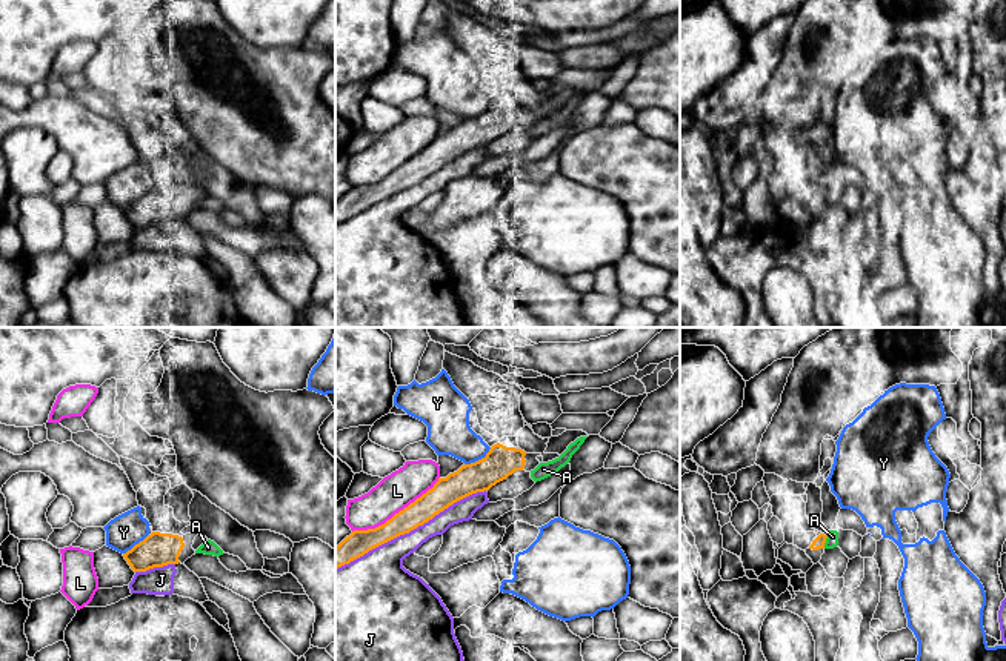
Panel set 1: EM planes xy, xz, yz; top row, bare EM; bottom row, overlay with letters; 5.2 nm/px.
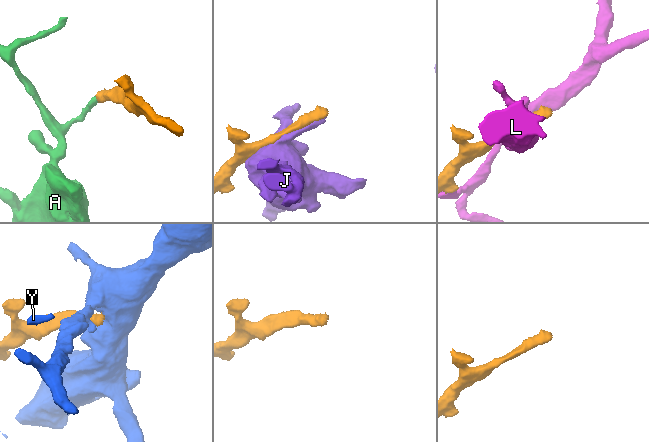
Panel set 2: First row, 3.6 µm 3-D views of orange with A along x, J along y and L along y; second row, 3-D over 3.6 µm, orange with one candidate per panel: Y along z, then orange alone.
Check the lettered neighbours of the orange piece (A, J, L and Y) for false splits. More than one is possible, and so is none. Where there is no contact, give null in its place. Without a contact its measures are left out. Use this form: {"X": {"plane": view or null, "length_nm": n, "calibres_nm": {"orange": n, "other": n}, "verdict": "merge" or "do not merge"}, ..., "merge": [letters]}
{"A": {"plane": "yz", "length_nm": 80, "calibres_nm": {"orange": 60, "other": 60}, "verdict": "do not merge"}, "J": {"plane": "xz", "length_nm": 900, "calibres_nm": {"orange": 140, "other": 220}, "verdict": "do not merge"}, "L": {"plane": "xz", "length_nm": 550, "calibres_nm": {"orange": 140, "other": 190}, "verdict": "do not merge"}, "Y": {"plane": "xz", "length_nm": 170, "calibres_nm": {"orange": 170, "other": 220}, "verdict": "do not merge"}, "merge": []}

